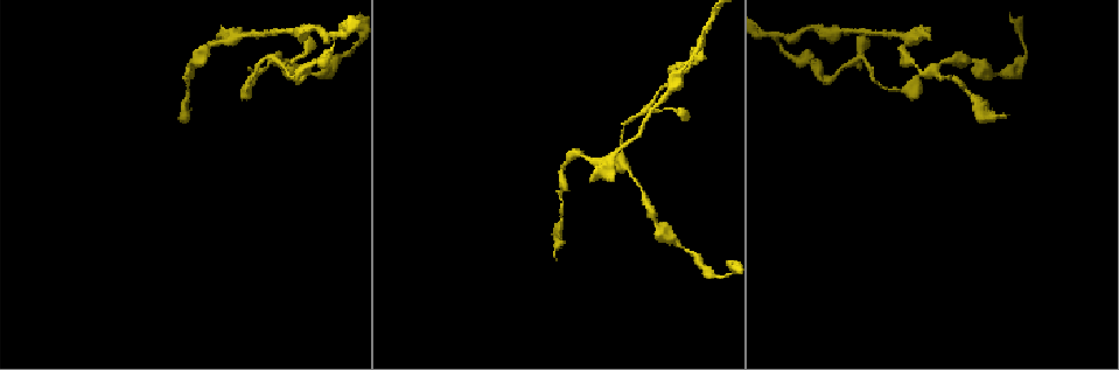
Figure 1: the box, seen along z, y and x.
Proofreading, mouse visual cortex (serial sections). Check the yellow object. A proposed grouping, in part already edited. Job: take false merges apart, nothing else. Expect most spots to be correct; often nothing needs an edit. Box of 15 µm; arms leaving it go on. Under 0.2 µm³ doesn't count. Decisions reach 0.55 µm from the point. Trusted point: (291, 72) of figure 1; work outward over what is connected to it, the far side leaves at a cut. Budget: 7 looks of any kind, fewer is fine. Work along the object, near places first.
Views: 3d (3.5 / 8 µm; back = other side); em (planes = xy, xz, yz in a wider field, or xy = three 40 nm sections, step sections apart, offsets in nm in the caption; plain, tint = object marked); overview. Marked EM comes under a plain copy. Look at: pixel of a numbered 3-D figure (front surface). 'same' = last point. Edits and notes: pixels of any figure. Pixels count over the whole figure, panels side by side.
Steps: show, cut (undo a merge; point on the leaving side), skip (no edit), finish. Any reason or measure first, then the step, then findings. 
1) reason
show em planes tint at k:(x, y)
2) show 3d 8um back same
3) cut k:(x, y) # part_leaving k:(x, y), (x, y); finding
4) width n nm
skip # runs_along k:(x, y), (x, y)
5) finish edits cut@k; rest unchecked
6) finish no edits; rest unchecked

thick turns thin
show 3d 3.5um at 1:(900, 90)

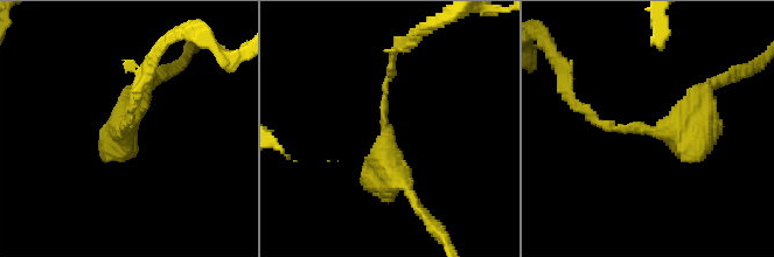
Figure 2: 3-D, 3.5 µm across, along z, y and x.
show em xy step 2 tint at 2:(386, 135)

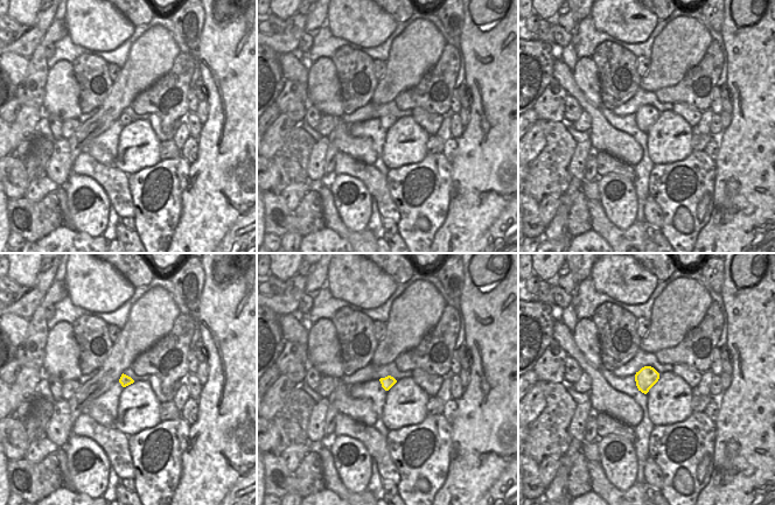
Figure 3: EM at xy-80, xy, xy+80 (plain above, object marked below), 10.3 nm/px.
cut it another way
show em xy step 5 tint same

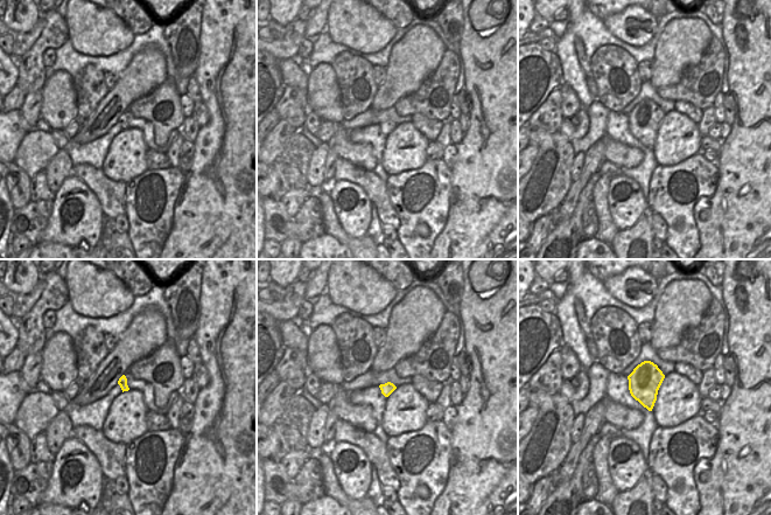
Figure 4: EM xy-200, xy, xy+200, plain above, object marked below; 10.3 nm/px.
skip # runs_along 2:(709, 87), (669, 130), (613, 130), (583, 109); all the same cell

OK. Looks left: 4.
abrupt turn
show 3d 8um back at 1:(301, 80)

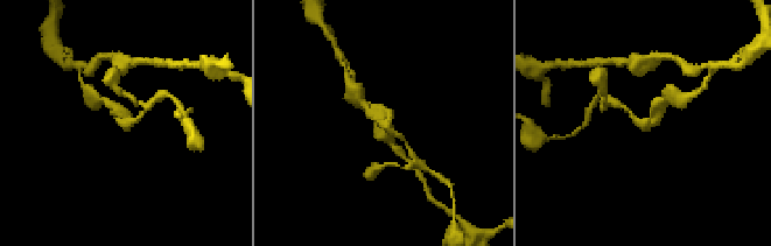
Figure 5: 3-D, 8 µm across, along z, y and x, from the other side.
show em planes tint at 5:(124, 124)

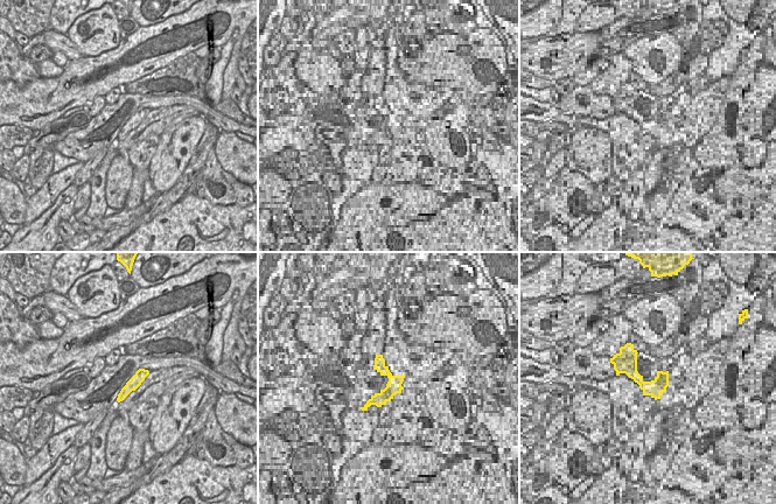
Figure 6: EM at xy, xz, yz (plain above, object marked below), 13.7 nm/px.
arm_widths 150, 250 nm
skip # runs_along 5:(407, 146), (369, 113); continuous, no second cell

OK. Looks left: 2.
sharp bend
show 3d 8um at 1:(335, 35)

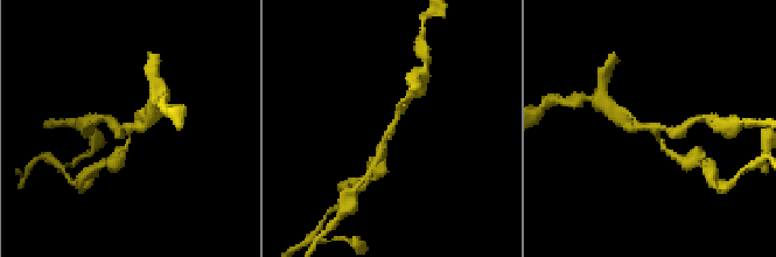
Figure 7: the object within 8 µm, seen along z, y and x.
arms 3; arm_widths 150, 200, 300 nm
show em xy step 1 tint at 7:(128, 128)

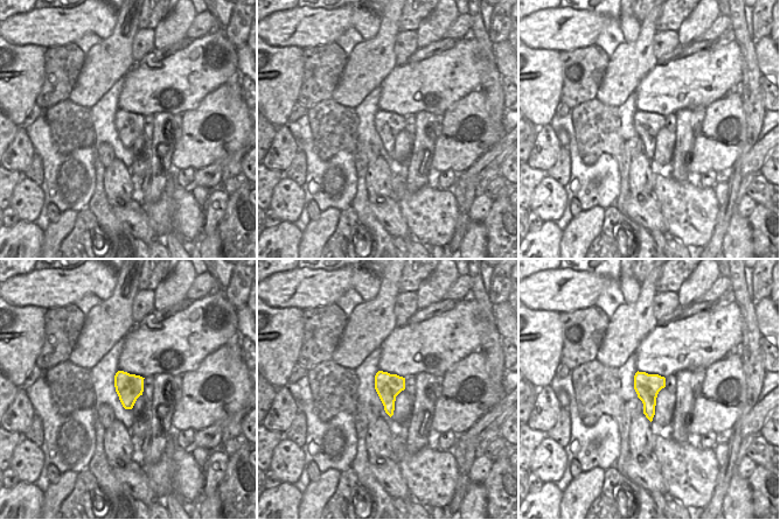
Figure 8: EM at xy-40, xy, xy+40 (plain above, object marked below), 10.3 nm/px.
skip # continuous, no second cell

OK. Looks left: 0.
finish no edits; rest unchecked

